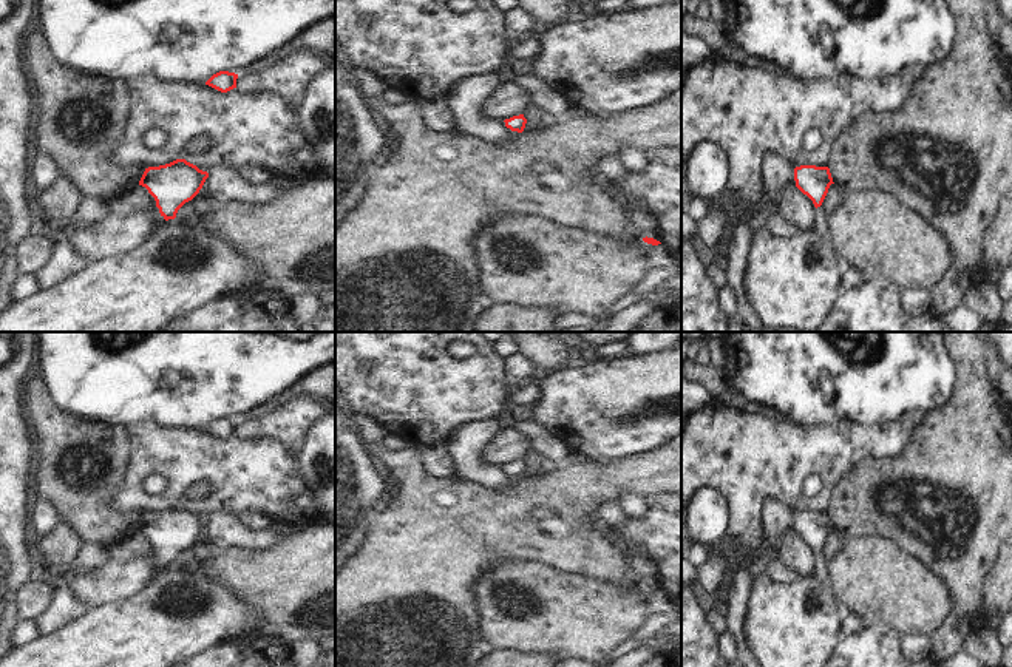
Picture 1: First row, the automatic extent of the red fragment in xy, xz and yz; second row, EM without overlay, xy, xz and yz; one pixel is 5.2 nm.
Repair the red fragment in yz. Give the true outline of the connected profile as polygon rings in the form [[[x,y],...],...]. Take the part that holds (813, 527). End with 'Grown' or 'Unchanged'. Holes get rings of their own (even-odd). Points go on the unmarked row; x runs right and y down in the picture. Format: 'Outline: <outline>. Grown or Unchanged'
Outline: [[[800,511],[794,514],[796,533],[807,540],[816,553],[817,576],[824,584],[833,587],[827,560],[820,553],[833,528],[828,513]]]. Grown.

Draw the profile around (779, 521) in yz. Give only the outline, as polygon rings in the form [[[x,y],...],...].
[[[768,500],[765,510],[765,537],[771,547],[782,548],[786,534],[796,533],[794,514],[776,500]]]

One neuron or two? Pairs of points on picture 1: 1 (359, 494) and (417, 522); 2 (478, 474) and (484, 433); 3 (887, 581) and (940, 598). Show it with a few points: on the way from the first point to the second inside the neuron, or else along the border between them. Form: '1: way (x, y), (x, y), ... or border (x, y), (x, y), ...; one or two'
1: border (376, 511), (362, 545); two
2: way (475, 463), (475, 443); one
3: way (899, 589), (913, 598), (927, 598); one

